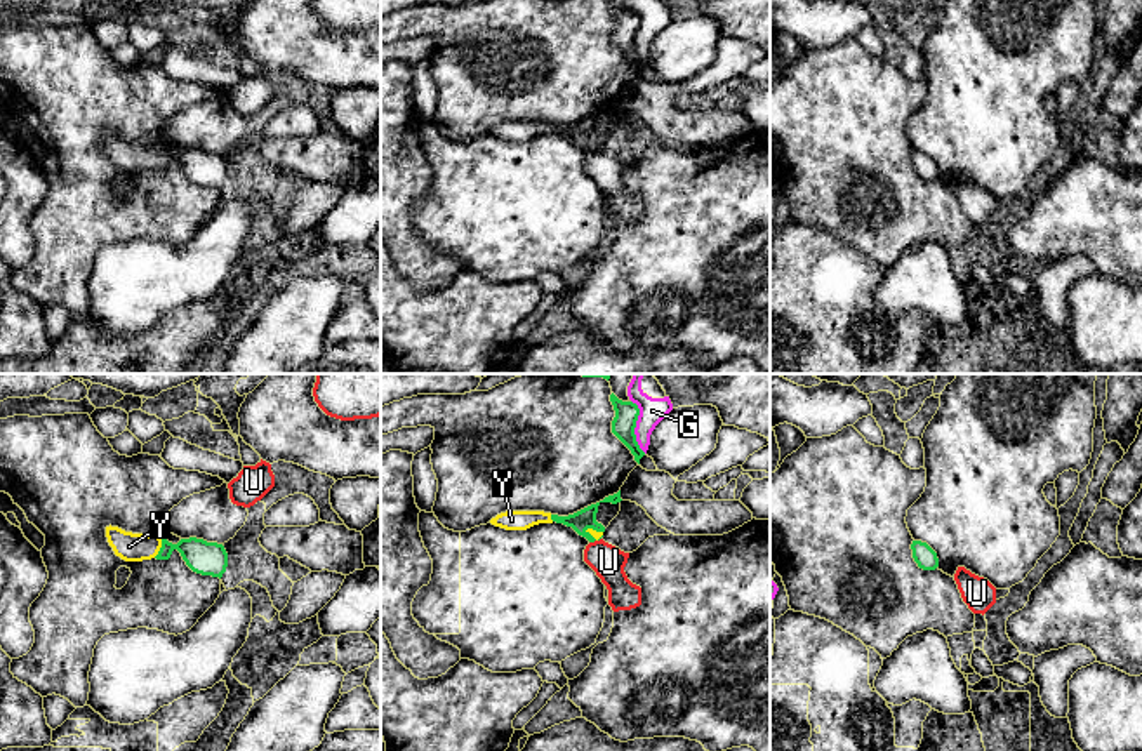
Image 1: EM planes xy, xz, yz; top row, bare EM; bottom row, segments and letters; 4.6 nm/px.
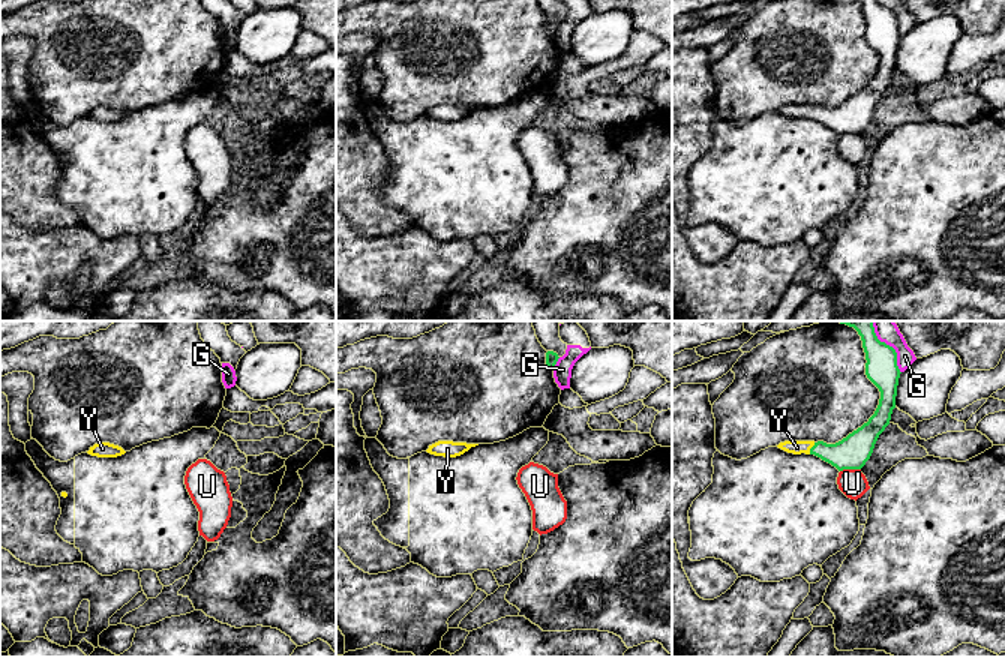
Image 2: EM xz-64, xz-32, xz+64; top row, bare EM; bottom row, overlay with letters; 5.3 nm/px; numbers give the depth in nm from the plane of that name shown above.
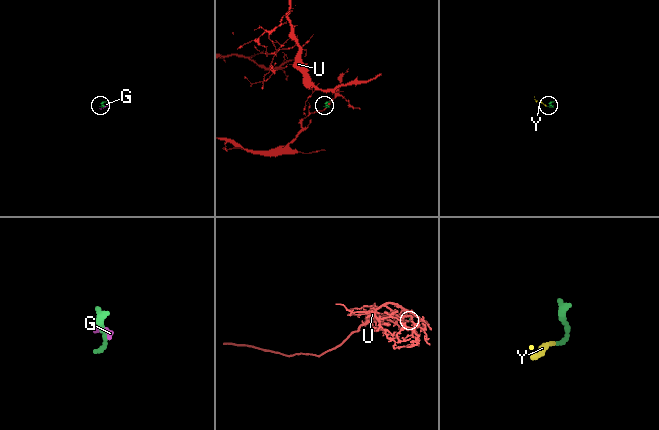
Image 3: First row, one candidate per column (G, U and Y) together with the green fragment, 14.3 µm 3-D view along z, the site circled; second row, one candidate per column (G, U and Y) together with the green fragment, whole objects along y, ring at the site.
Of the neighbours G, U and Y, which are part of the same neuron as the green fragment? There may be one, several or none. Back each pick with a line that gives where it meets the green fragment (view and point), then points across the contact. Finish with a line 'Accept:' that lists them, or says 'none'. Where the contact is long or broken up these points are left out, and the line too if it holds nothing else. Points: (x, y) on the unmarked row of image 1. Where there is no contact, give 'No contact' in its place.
Y: Touches green at xy (160, 159). Path across: xy (209, 169), (185, 157), (160, 159), (129, 157)
Accept: Y

